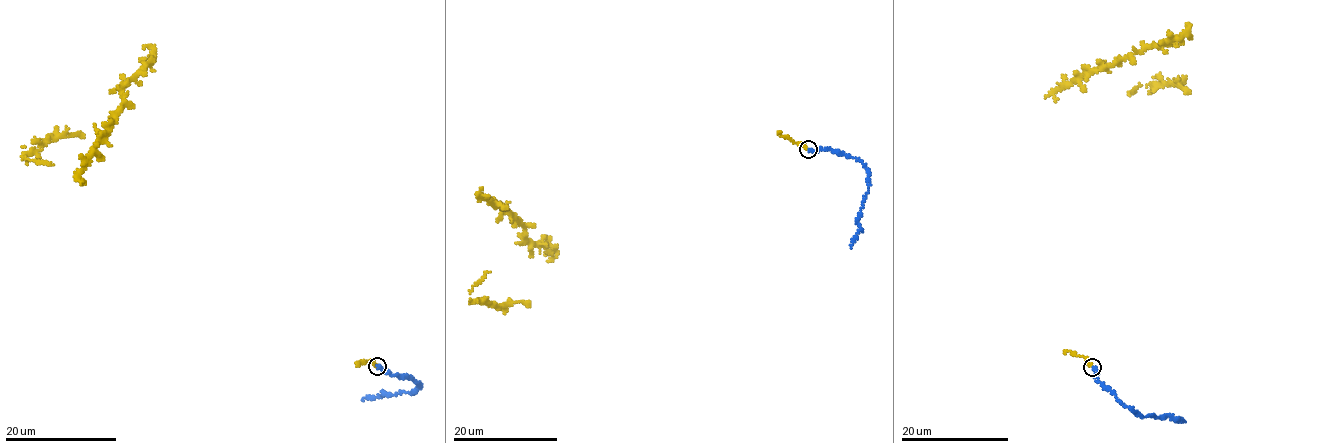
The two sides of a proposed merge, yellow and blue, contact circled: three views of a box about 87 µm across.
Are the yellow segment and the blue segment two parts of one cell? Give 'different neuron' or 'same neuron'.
different neuron

